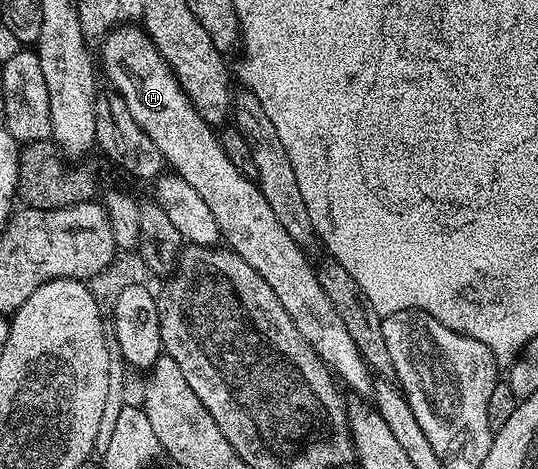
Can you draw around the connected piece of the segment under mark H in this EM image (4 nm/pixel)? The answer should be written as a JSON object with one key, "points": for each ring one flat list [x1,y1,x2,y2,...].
{"points":[[123,24,111,30,105,38,101,39,100,46,102,46,100,66,101,69,102,66,106,69,106,78,111,82,109,85,121,94,123,100,127,102,128,111,131,112,132,119,134,119,136,124,148,134,149,139,152,140,152,143,154,143,156,148,159,149,159,152,162,153,165,165,169,167,173,173,180,175,184,180,188,180,188,184,192,184,192,188,196,188,196,192,200,192,200,200,204,200,204,204,208,204,208,209,211,210,213,218,216,219,221,241,225,243,229,249,235,250,245,262,252,264,252,268,256,268,256,272,260,272,260,276,264,276,264,281,268,284,268,288,272,288,272,292,276,292,276,300,280,300,280,304,284,304,284,312,288,312,288,316,292,316,292,324,296,324,296,332,300,332,300,336,304,336,306,343,316,352,316,356,320,356,320,360,330,370,331,374,334,375,335,379,337,379,347,391,349,391,348,389,355,390,355,392,358,393,355,395,369,395,371,391,373,391,375,383,370,365,366,363,364,356,360,352,360,348,356,346,356,342,352,340,352,336,348,334,348,330,344,326,343,321,340,320,339,313,333,308,332,301,328,298,327,293,324,292,324,288,320,286,320,280,318,279,318,272,315,265,311,265,309,260,306,259,305,254,307,253,303,250,303,247,298,246,296,242,292,240,292,236,288,236,288,232,284,232,284,228,280,225,280,220,276,220,276,215,272,213,272,208,268,205,268,200,264,200,264,196,260,192,257,181,251,180,246,174,242,174,240,168,236,168,236,164,232,164,232,160,228,160,228,156,222,147,221,137,215,132,211,123,205,122,200,116,200,112,196,112,196,108,190,102,190,97,186,95,184,88,179,84,178,77,170,71,170,65,162,59,157,48,152,44,152,40,146,35,145,29,139,28,134,24]]}

